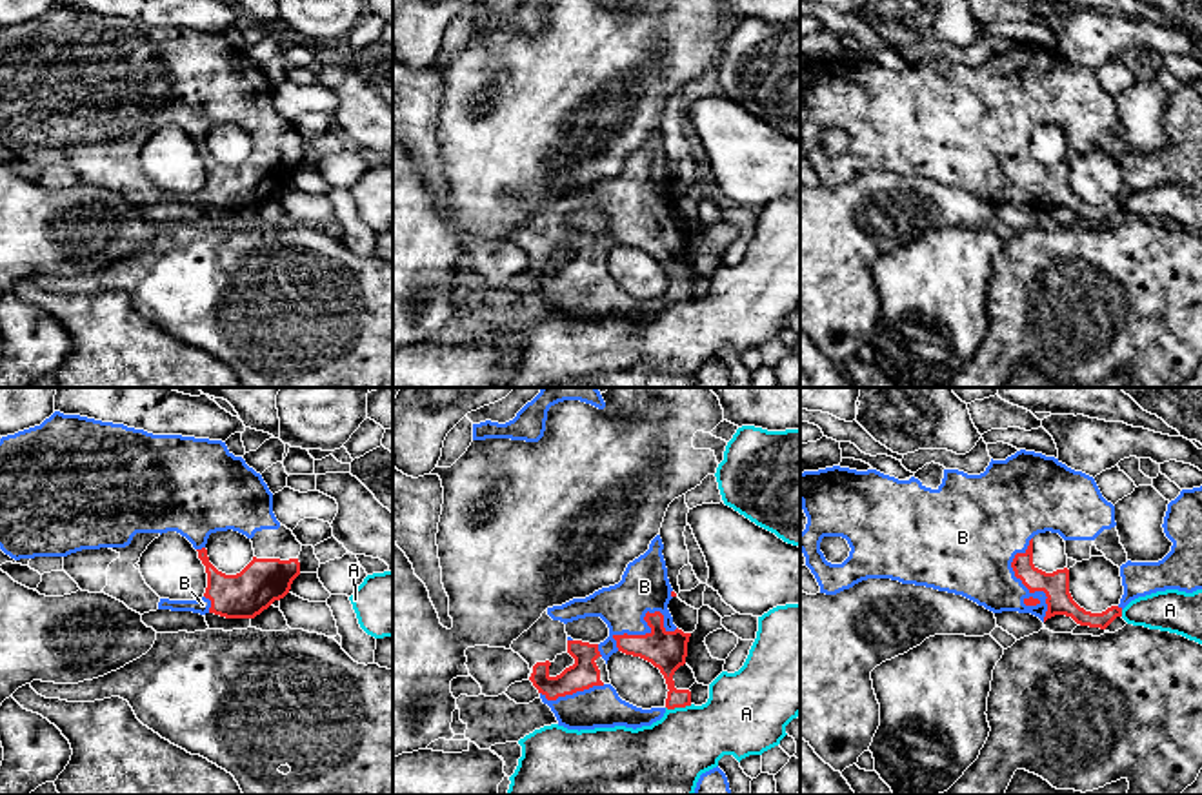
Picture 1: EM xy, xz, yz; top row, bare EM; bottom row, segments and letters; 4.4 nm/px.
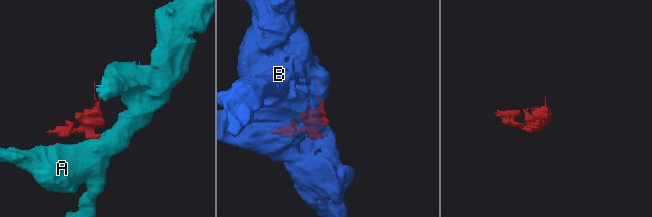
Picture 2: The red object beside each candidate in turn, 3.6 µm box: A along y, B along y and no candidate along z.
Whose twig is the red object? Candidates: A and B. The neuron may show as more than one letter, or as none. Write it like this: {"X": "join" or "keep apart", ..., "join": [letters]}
{"A": "keep apart", "B": "join", "join": ["B"]}

